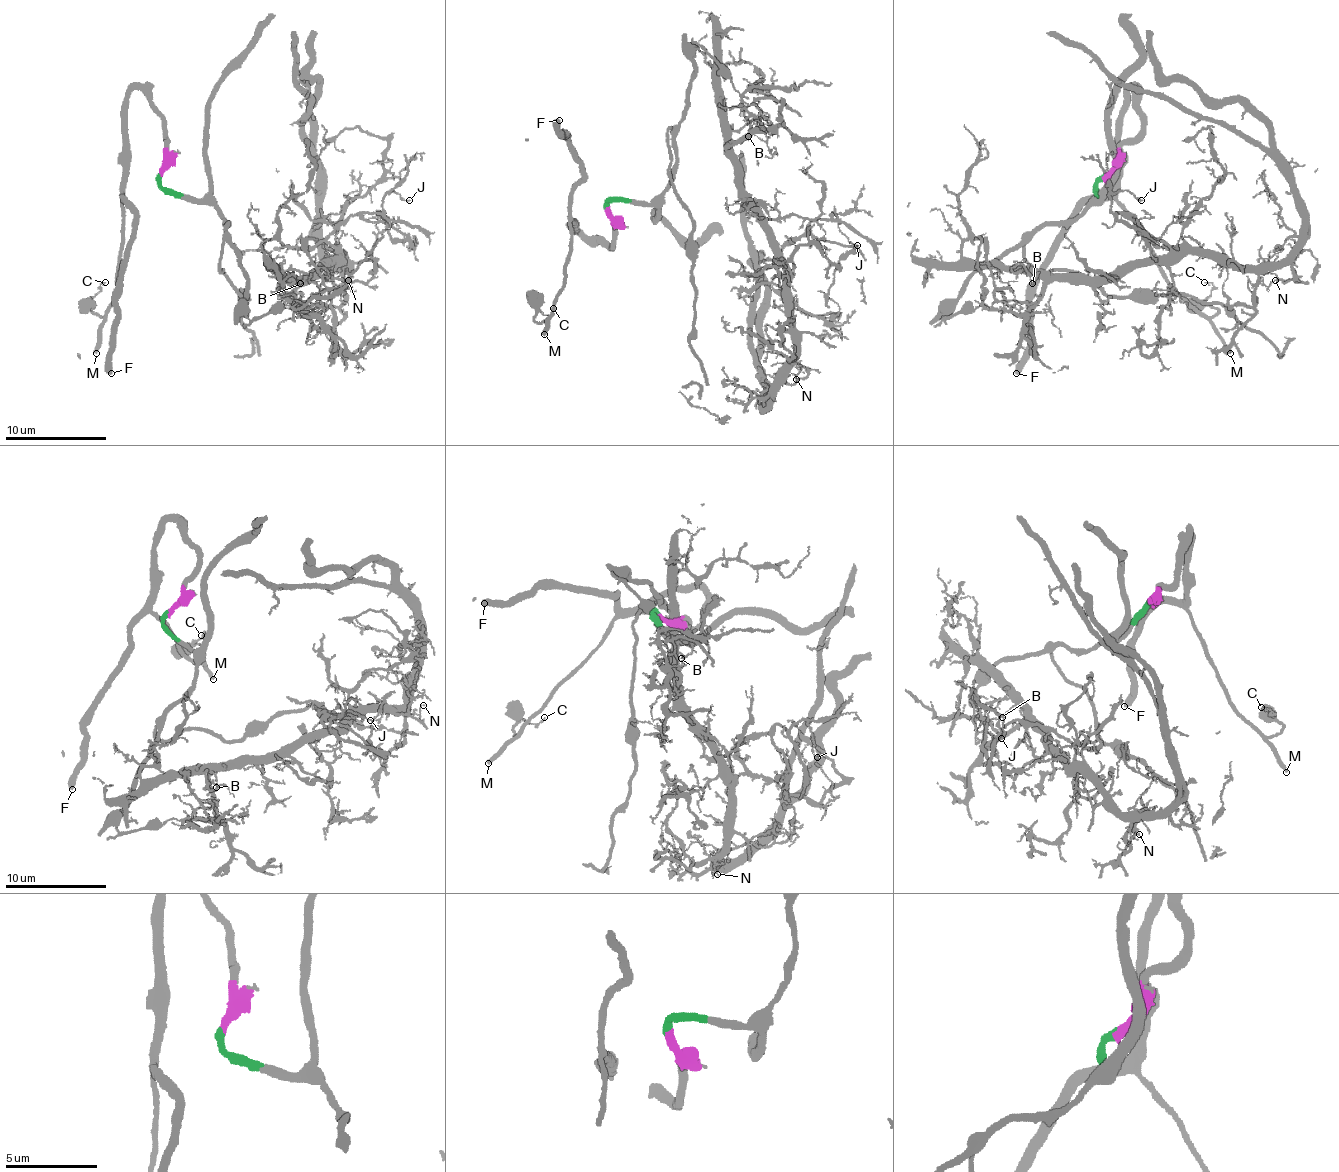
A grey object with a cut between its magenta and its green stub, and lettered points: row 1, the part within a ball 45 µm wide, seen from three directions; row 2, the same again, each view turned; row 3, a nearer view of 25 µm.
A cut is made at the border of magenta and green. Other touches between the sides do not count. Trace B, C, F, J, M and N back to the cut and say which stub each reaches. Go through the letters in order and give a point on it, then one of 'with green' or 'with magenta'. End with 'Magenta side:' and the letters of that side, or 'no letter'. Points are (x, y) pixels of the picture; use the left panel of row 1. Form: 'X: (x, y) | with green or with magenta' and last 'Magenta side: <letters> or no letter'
B: (300, 283) | with green
C: (105, 282) | with magenta
F: (111, 373) | with magenta
J: (409, 200) | with green
M: (96, 353) | with magenta
N: (348, 280) | with green
Magenta side: C, F, M

